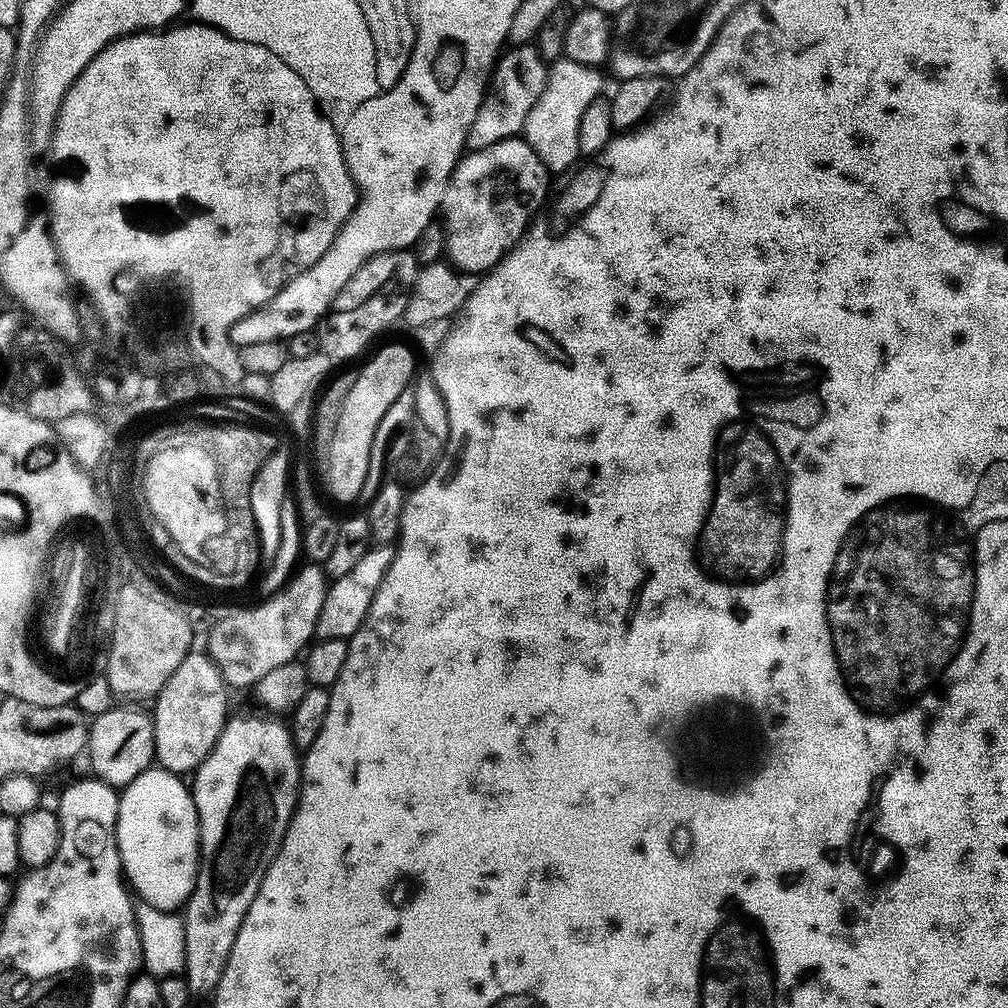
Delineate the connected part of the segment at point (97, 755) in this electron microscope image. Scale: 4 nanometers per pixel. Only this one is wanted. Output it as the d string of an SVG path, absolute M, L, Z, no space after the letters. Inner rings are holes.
M114 706L106 714L95 717L88 729L86 757L99 779L113 786L134 782L138 774L153 767L156 758L156 725L153 717L140 708Z

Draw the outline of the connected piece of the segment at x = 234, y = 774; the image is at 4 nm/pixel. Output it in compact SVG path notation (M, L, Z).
M229 715L212 753L195 773L196 785L193 783L190 788L200 823L200 866L188 903L182 908L185 930L185 964L182 975L196 998L207 992L208 995L215 993L216 987L220 985L230 950L234 946L234 938L246 918L246 910L250 910L250 902L254 902L254 894L258 894L258 886L270 862L276 857L300 795L302 760L296 743L292 741L291 727L285 721L283 724L282 721L275 720L275 715L265 715Z

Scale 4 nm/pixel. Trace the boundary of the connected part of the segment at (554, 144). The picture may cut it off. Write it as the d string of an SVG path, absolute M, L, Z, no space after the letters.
M567 58L548 64L546 86L526 118L522 136L538 154L549 173L564 172L575 160L581 159L578 150L578 130L586 108L604 92L604 80L600 77L600 71L599 67Z

